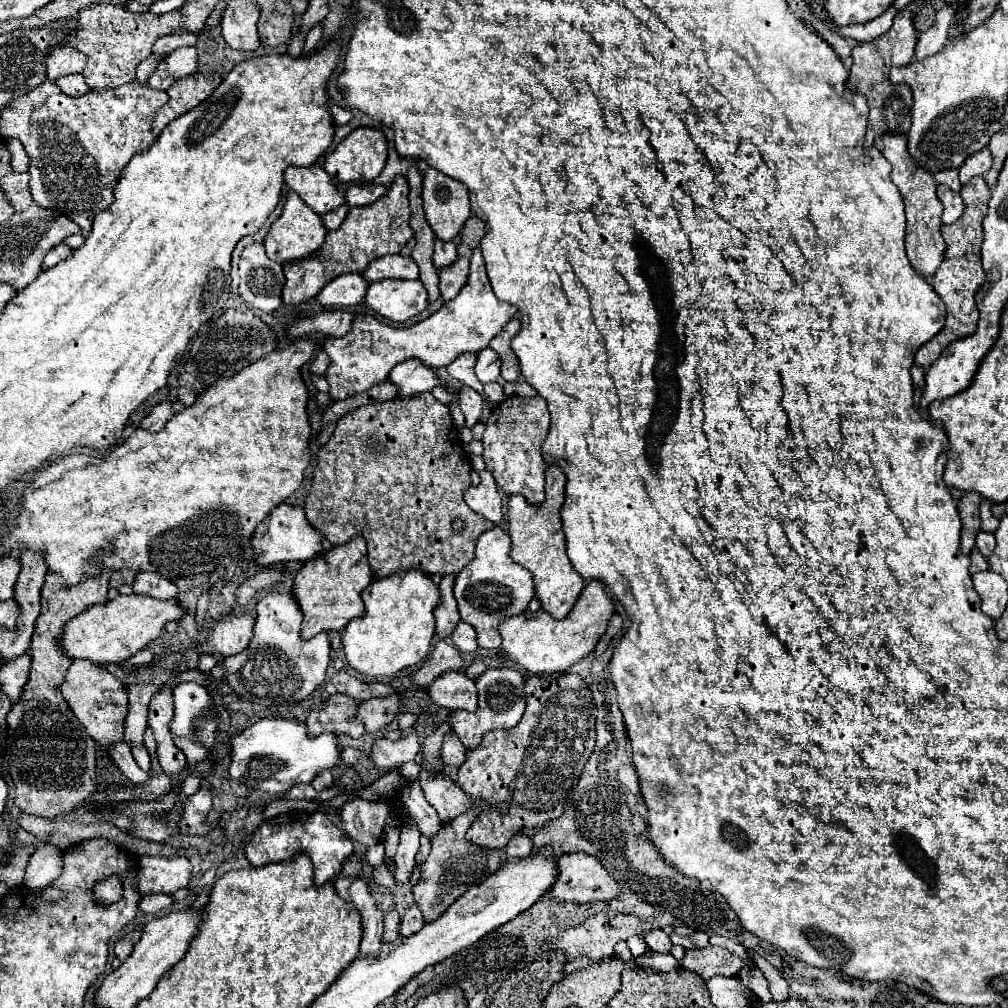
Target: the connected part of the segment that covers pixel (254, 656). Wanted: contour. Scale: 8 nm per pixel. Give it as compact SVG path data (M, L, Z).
M270 592L256 604L254 636L248 650L226 658L222 668L228 684L244 698L262 706L298 704L312 694L326 676L330 650L328 632L316 634L312 640L300 636L302 610L292 592Z

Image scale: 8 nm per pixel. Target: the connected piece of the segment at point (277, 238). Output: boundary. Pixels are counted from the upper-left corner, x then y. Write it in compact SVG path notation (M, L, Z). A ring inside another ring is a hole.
M288 192L280 218L272 222L270 232L264 238L264 248L270 260L284 264L288 260L300 260L310 256L324 244L324 238L326 238L326 228L322 226L322 218L316 212L312 212L300 196L296 196L294 192Z

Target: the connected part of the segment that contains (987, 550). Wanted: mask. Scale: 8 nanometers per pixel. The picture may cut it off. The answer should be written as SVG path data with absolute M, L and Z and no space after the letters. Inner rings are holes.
M980 532L980 534L976 536L976 546L978 546L978 550L988 558L988 556L992 554L994 546L996 546L994 534L992 534L992 532Z

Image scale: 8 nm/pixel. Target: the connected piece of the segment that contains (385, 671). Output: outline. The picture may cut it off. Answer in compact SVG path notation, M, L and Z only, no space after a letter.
M404 570L390 574L388 578L378 578L368 588L362 590L362 600L366 606L364 616L350 620L342 632L344 654L348 658L348 664L356 672L368 678L392 678L396 672L408 666L416 666L426 658L434 636L434 608L440 602L438 586L432 582L428 574L424 574L422 570Z

